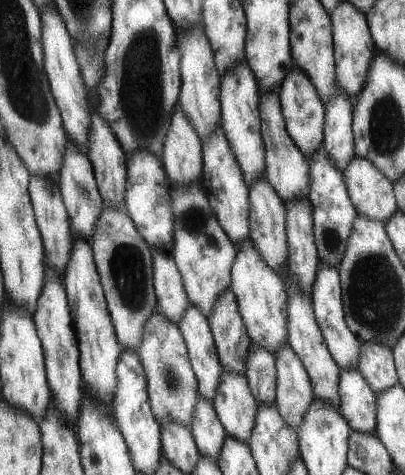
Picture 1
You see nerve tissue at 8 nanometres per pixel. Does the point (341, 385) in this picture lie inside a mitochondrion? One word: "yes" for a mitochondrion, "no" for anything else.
no

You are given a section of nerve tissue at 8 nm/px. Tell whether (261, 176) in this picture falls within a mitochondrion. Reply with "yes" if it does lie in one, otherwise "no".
no

